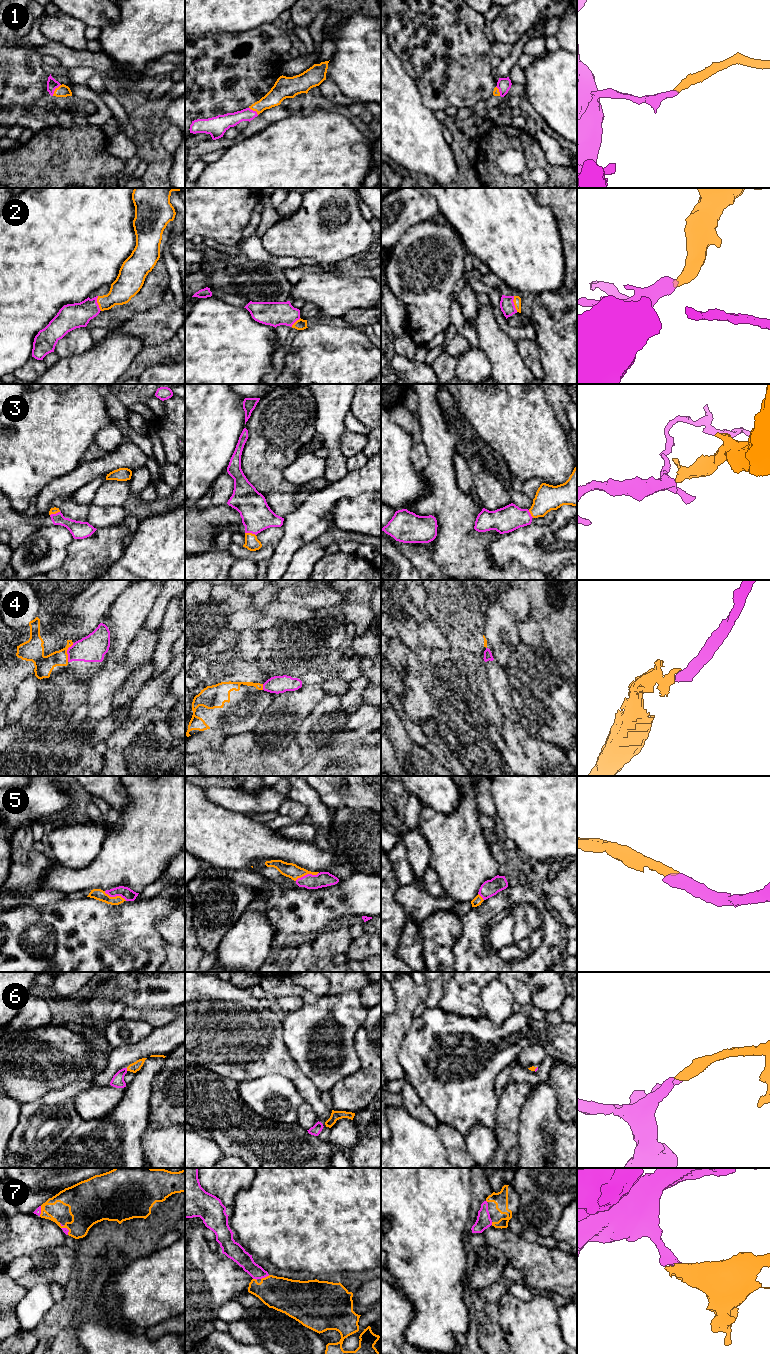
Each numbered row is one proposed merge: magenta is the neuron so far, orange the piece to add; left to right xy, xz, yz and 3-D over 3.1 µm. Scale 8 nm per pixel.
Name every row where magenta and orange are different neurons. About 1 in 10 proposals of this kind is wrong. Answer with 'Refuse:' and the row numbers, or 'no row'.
Refuse: 4

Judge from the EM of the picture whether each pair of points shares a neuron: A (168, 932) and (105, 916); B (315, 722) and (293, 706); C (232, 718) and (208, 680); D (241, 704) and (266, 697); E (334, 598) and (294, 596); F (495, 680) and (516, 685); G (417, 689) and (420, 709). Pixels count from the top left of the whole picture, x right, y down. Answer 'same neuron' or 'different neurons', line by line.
A: different neurons
B: different neurons
C: different neurons
D: same neuron
E: same neuron
F: different neurons
G: same neuron

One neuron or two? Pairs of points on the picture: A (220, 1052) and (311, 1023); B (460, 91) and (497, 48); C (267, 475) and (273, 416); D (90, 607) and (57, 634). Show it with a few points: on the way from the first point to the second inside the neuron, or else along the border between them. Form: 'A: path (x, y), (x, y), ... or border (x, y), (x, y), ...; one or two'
A: border (281, 1016), (282, 1039), (291, 1054); two
B: border (491, 43), (491, 52), (493, 54); two
C: path (267, 460), (267, 452), (273, 444), (273, 431); one
D: path (82, 615), (65, 630); one

